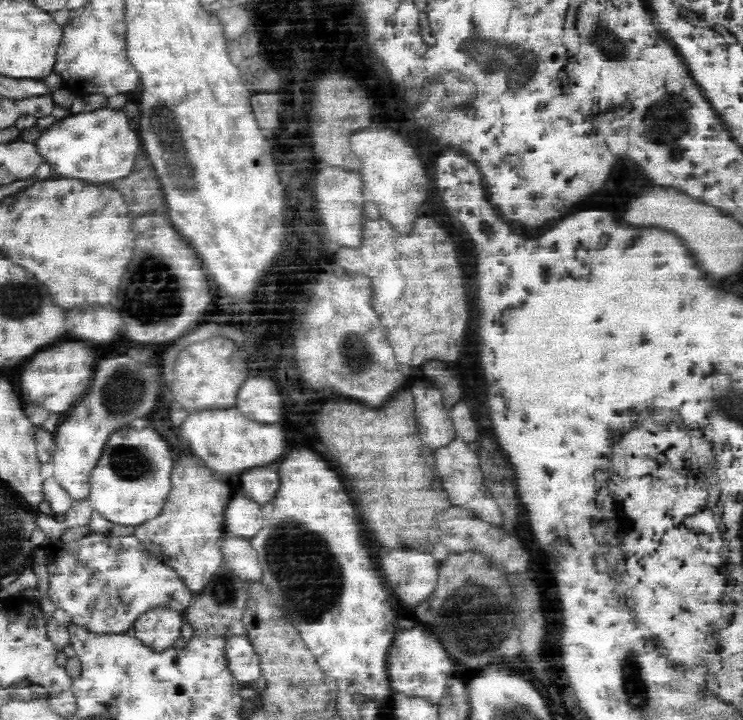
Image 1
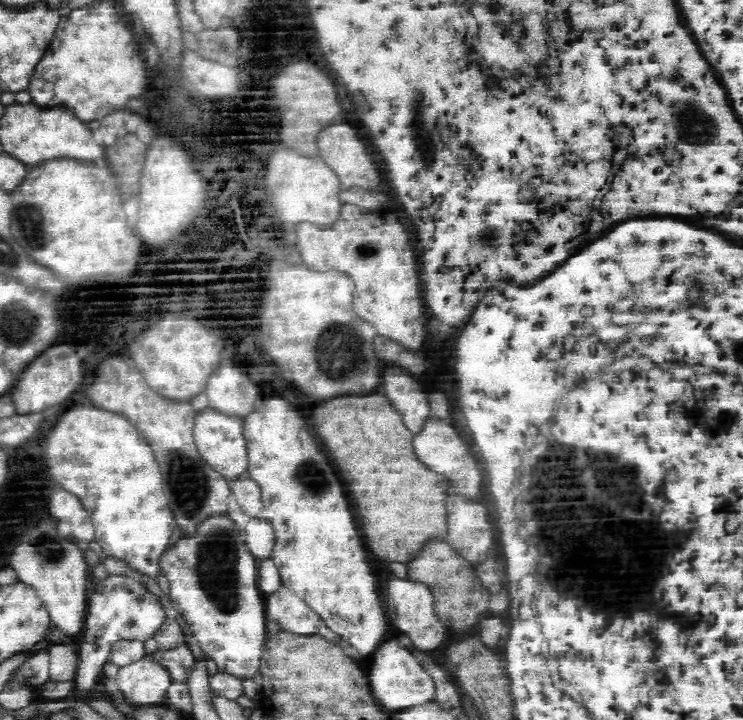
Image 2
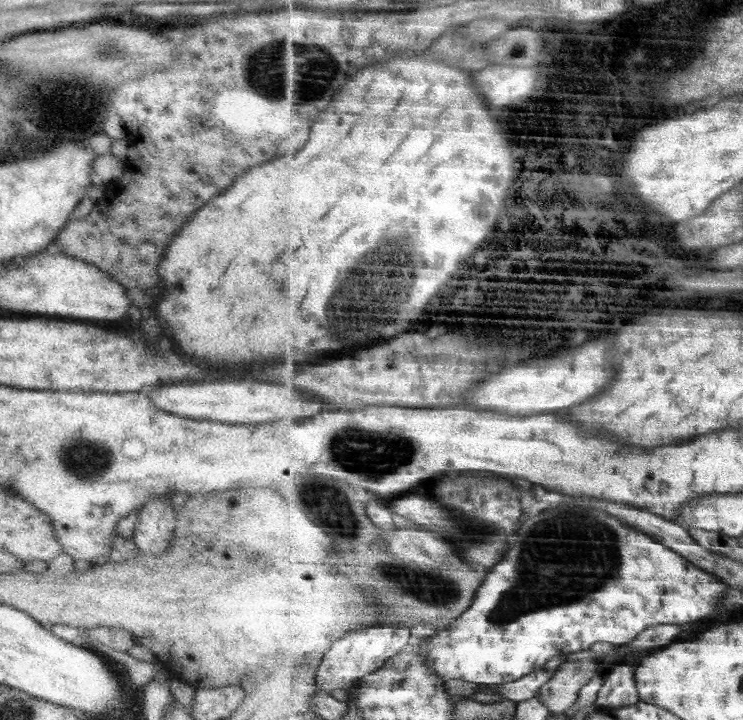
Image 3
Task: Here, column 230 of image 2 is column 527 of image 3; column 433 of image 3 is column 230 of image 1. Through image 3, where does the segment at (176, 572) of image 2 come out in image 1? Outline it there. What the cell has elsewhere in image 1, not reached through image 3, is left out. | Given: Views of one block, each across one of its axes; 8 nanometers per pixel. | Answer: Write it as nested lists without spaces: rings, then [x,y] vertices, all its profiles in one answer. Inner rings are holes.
[[[246,634],[228,635],[225,655],[232,676],[243,686],[251,686],[256,678],[260,678],[259,656]]]

